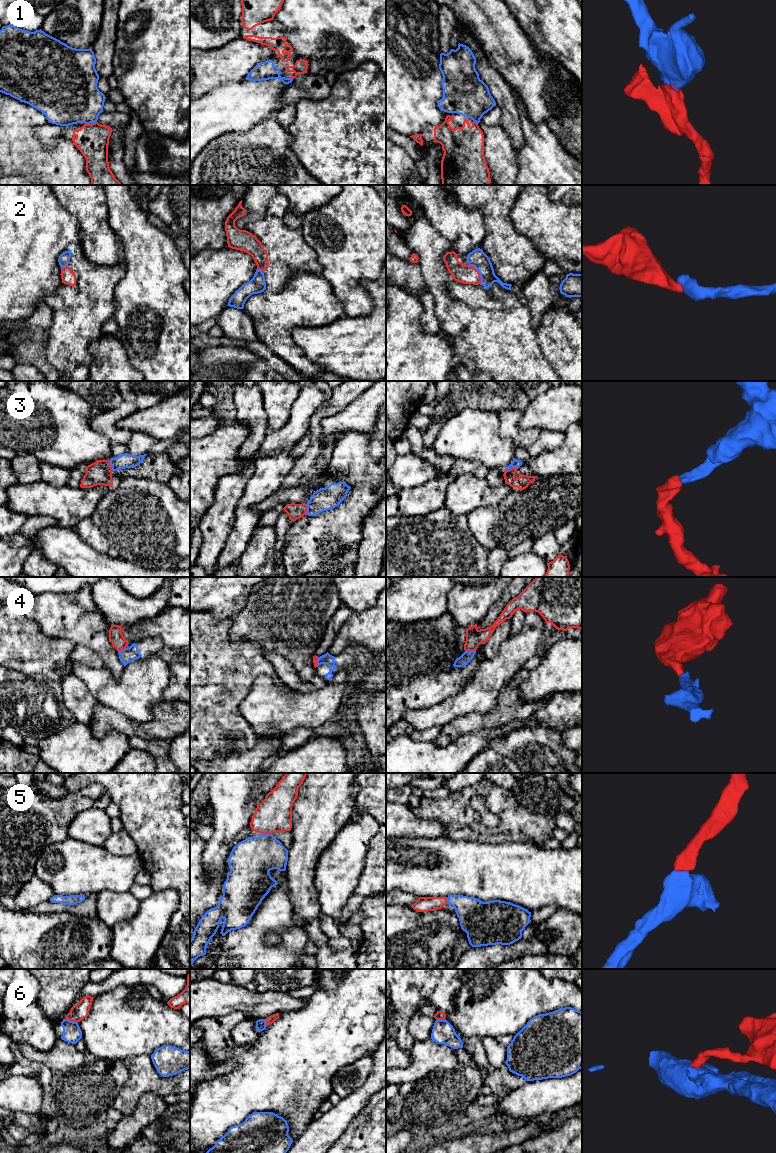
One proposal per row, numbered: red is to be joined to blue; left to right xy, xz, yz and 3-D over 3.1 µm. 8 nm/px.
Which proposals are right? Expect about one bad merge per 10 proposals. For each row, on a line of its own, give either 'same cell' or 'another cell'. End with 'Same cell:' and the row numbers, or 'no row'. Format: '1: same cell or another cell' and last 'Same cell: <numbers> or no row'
1: same cell
2: same cell
3: same cell
4: same cell
5: same cell
6: same cell
Same cell: 1, 2, 3, 4, 5, 6

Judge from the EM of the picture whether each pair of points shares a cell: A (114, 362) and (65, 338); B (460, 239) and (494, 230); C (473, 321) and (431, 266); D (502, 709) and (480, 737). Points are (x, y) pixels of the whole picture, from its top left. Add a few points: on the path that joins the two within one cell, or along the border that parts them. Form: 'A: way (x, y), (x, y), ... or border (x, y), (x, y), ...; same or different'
A: border (102, 333), (90, 346), (91, 360), (86, 366); different
B: border (480, 209), (484, 220), (485, 238), (479, 247); different
C: way (457, 313), (444, 300), (440, 287), (436, 282); same
D: border (509, 723), (503, 726), (470, 731), (463, 735); different

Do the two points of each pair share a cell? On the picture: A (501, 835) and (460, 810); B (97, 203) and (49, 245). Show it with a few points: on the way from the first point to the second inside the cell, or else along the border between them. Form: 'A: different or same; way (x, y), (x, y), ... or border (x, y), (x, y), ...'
A: same; way (491, 835), (485, 835), (470, 820)
B: different; border (61, 203), (78, 223), (79, 237), (77, 243)

